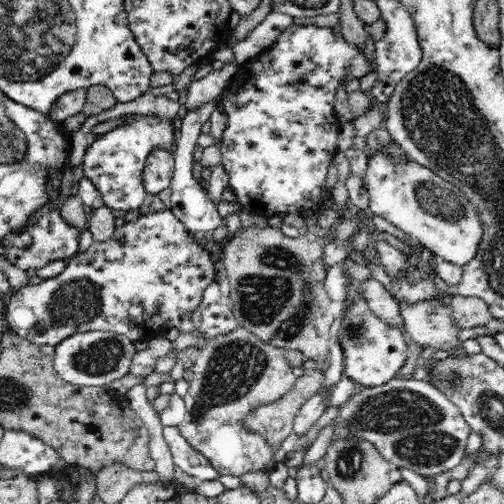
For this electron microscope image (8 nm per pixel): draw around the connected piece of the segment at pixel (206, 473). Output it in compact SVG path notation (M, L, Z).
M163 427L163 437L170 447L174 464L186 474L193 476L198 482L217 479L220 476L210 461L188 444L177 427Z

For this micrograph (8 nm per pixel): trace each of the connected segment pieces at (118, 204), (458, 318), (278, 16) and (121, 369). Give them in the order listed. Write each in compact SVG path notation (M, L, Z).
M134 115L116 129L96 138L83 154L84 178L100 191L104 204L114 210L139 209L144 204L147 190L143 186L143 172L148 156L155 150L172 150L175 120L160 115Z
M451 295L446 302L452 307L454 325L461 329L484 326L491 317L488 305L479 298Z
M271 12L264 18L244 40L234 41L231 44L235 60L239 63L249 63L258 54L262 53L270 45L274 44L293 22L293 17L280 12Z
M89 330L88 332L75 332L55 346L54 362L55 371L64 383L73 386L109 386L114 380L120 380L129 373L131 360L137 350L134 341L123 334L104 330Z

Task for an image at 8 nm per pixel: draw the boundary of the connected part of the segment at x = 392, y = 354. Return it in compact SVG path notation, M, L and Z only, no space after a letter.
M358 290L358 295L347 310L341 316L337 333L337 338L344 353L343 374L348 376L354 383L367 388L387 384L396 376L399 376L399 370L406 362L408 344L404 340L404 332L375 316L370 311L361 290Z

